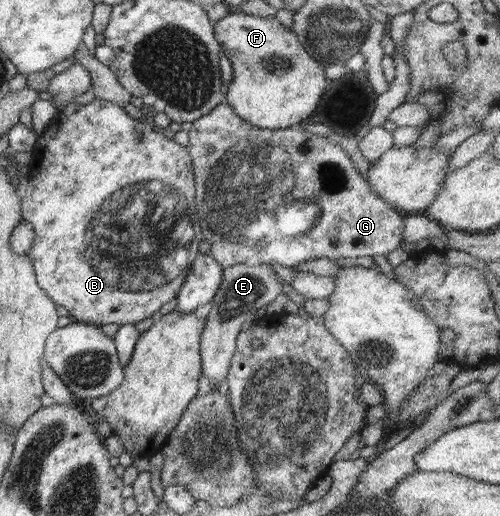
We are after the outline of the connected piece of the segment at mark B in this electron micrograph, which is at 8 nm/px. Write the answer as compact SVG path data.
M94 98L91 103L86 105L71 102L71 104L65 106L65 109L61 108L55 114L47 129L40 134L39 143L34 145L28 167L27 187L25 187L25 193L23 193L20 209L22 216L33 225L33 231L36 233L33 246L29 250L30 260L41 289L57 305L65 307L74 321L98 326L109 325L109 323L117 323L118 325L135 324L137 321L143 321L147 317L151 317L165 303L177 297L177 293L179 293L189 273L189 268L195 257L197 257L195 249L201 241L199 237L195 237L195 233L197 235L201 233L197 217L193 219L193 215L197 211L195 211L195 207L193 209L189 207L189 205L195 205L196 181L191 154L187 151L187 148L177 144L173 138L167 138L162 130L152 128L147 122L142 123L140 118L129 116L120 105Z

